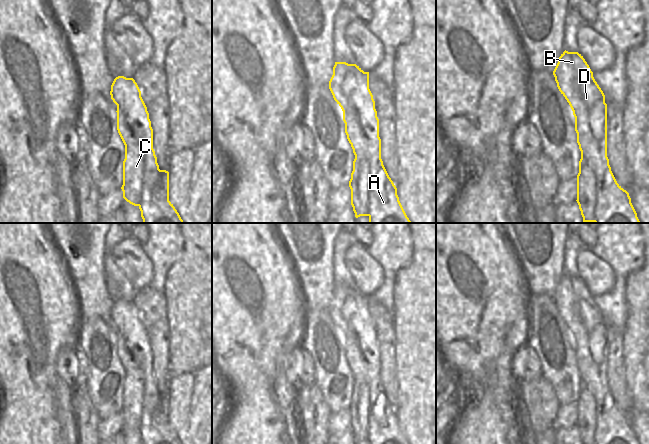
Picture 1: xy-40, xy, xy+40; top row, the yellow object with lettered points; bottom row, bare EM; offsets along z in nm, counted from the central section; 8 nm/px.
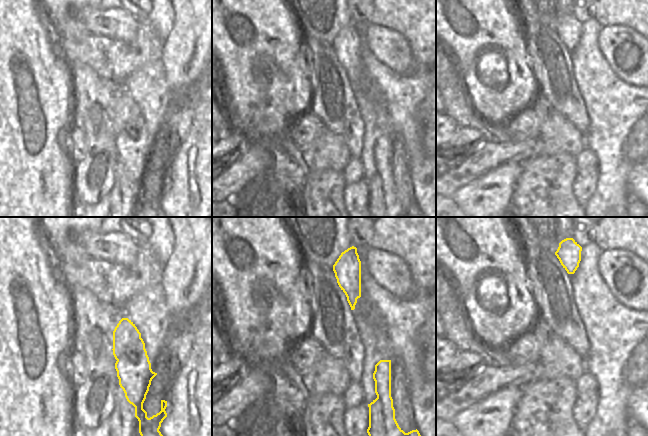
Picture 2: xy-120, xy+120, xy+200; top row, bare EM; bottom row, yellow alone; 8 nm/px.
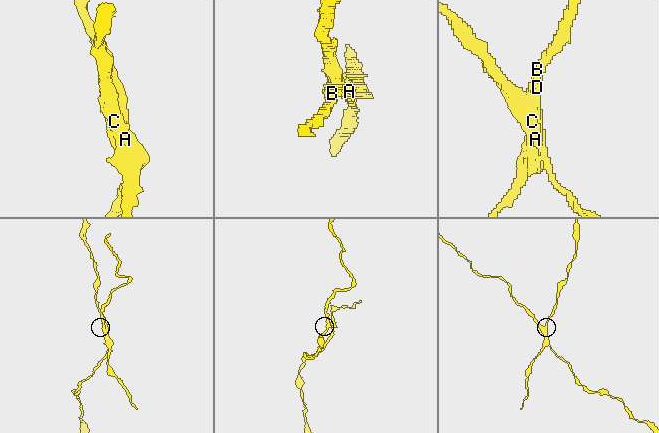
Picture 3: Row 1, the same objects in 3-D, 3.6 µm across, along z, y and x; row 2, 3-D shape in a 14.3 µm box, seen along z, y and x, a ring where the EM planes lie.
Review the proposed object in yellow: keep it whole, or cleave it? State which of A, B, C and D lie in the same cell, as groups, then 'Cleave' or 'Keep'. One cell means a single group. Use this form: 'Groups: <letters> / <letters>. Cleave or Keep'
Groups: A B D / C. Cleave

